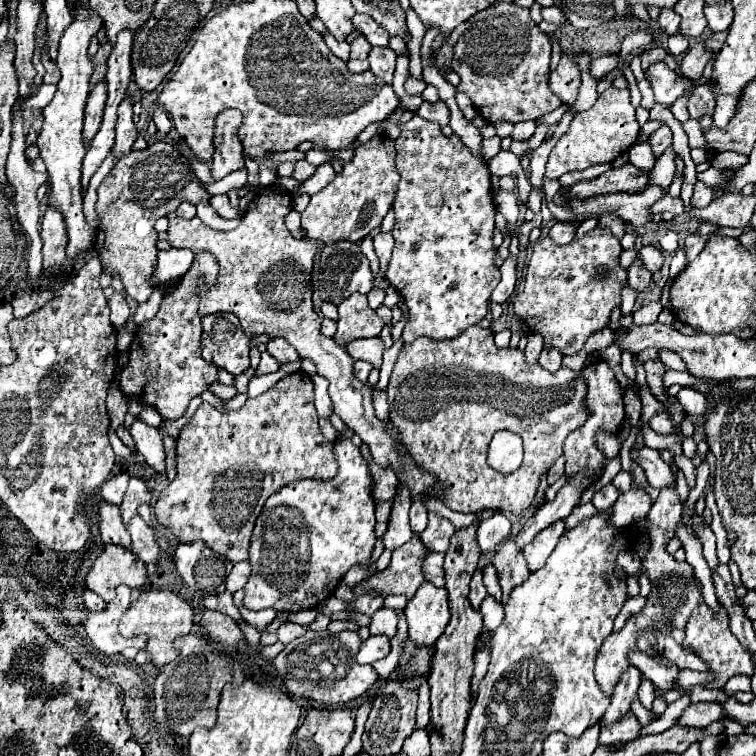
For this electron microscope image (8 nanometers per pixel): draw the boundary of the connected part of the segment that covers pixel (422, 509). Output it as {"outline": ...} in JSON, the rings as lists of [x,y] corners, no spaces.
{"outline":[[[413,501],[411,511],[409,511],[409,519],[411,519],[411,529],[421,533],[425,529],[427,523],[427,507],[423,501]]]}

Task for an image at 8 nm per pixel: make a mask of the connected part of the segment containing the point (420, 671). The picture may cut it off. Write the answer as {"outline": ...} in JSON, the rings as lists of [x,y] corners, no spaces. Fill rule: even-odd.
{"outline":[[[411,641],[405,645],[405,653],[399,659],[399,677],[413,677],[413,675],[425,675],[429,671],[433,647],[415,647]]]}

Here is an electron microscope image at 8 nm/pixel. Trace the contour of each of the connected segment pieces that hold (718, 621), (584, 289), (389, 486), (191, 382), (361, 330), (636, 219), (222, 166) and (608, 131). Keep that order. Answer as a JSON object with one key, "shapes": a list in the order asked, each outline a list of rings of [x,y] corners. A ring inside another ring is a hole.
{"shapes":[[[[701,603],[693,615],[689,617],[689,623],[685,627],[685,647],[691,647],[697,651],[697,655],[709,663],[711,671],[717,675],[717,679],[713,683],[707,683],[707,687],[723,687],[727,683],[729,677],[733,675],[753,675],[753,661],[749,651],[737,641],[737,637],[731,633],[729,629],[729,617],[727,611],[721,609],[717,615],[705,605]]],[[[595,227],[581,241],[573,241],[569,245],[555,245],[549,237],[539,239],[527,265],[523,291],[517,295],[513,305],[515,315],[525,323],[525,327],[529,327],[531,333],[543,335],[545,345],[559,349],[563,355],[579,353],[593,333],[609,325],[611,311],[621,305],[621,291],[629,279],[627,269],[619,265],[621,251],[619,239],[609,229],[601,227]]],[[[361,443],[361,455],[369,463],[369,471],[373,475],[373,499],[375,499],[375,517],[377,517],[375,531],[377,537],[383,537],[389,525],[389,513],[399,489],[399,481],[391,467],[377,467],[373,463],[373,457],[369,455],[369,447],[365,447],[365,443]]],[[[199,251],[177,289],[163,297],[159,313],[151,321],[139,325],[135,331],[129,367],[121,373],[121,391],[137,403],[155,407],[163,419],[183,417],[189,401],[203,393],[209,383],[217,381],[217,367],[201,357],[199,317],[201,297],[213,289],[217,275],[217,257],[209,251]],[[199,281],[203,281],[203,287]]],[[[353,293],[339,305],[337,333],[333,339],[337,343],[345,343],[361,337],[377,337],[381,329],[383,329],[383,321],[367,305],[367,295]]],[[[649,185],[645,191],[641,191],[641,195],[597,195],[597,197],[589,197],[581,201],[561,197],[563,191],[565,189],[561,189],[553,199],[557,205],[569,205],[579,215],[587,215],[587,217],[601,215],[601,213],[617,213],[623,221],[629,221],[635,227],[645,225],[651,219],[653,203],[657,203],[659,199],[667,195],[657,185]]],[[[227,109],[217,117],[215,127],[215,155],[211,161],[211,175],[215,181],[225,175],[245,169],[245,157],[241,141],[237,139],[237,127],[241,125],[241,111]]],[[[609,87],[599,95],[597,103],[591,109],[573,117],[567,133],[563,133],[549,155],[545,177],[559,179],[567,171],[581,171],[595,163],[609,163],[637,141],[639,129],[641,127],[635,119],[635,107],[629,101],[629,89]]]]}

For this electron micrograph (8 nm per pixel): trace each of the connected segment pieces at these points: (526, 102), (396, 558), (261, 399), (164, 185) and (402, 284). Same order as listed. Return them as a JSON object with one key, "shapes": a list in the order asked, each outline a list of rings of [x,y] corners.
{"shapes":[[[[513,3],[487,7],[469,19],[467,31],[455,45],[453,71],[461,77],[457,91],[463,91],[477,111],[489,121],[537,119],[561,107],[561,99],[549,91],[551,41],[529,17],[529,9]]],[[[415,537],[413,541],[393,551],[393,557],[387,569],[377,571],[371,577],[357,583],[353,587],[355,597],[365,593],[375,593],[379,597],[405,595],[407,599],[413,599],[415,591],[425,581],[421,571],[423,559],[425,559],[425,545],[421,543],[419,537]]],[[[305,371],[291,373],[237,411],[219,411],[201,403],[177,439],[177,477],[161,491],[155,503],[157,521],[173,529],[181,543],[205,541],[231,563],[249,557],[249,539],[257,515],[269,495],[297,479],[331,479],[337,473],[333,445],[325,441],[313,405],[313,381]]],[[[157,141],[143,151],[131,151],[115,163],[111,173],[97,189],[99,233],[95,249],[103,261],[103,273],[119,275],[125,291],[139,303],[145,303],[155,291],[151,279],[157,265],[157,231],[155,221],[173,213],[183,201],[193,205],[209,203],[209,193],[197,179],[189,159],[175,143]]],[[[419,115],[401,125],[401,135],[395,141],[395,149],[395,163],[401,181],[393,203],[395,249],[385,279],[403,295],[409,307],[409,321],[403,329],[403,341],[411,343],[421,335],[431,339],[451,339],[487,315],[489,297],[499,279],[499,269],[495,265],[497,249],[493,247],[495,203],[491,197],[489,169],[479,157],[469,153],[455,133],[445,137],[437,123],[431,123]]]]}

